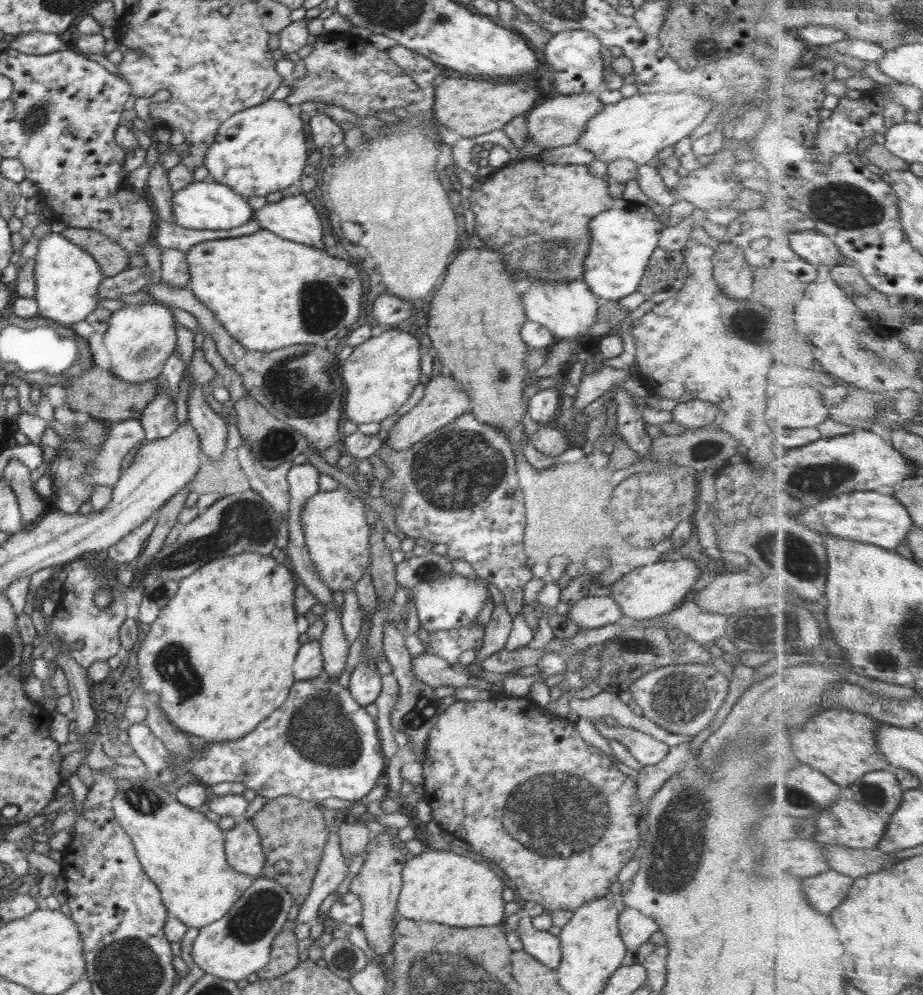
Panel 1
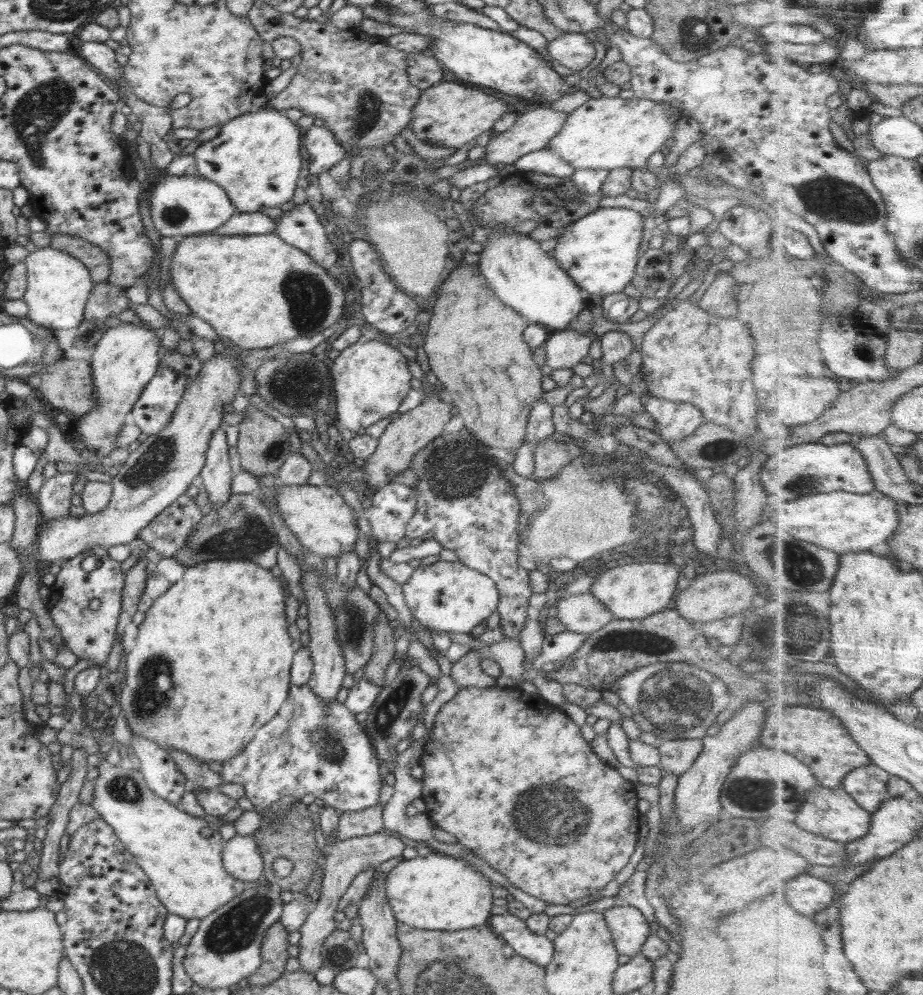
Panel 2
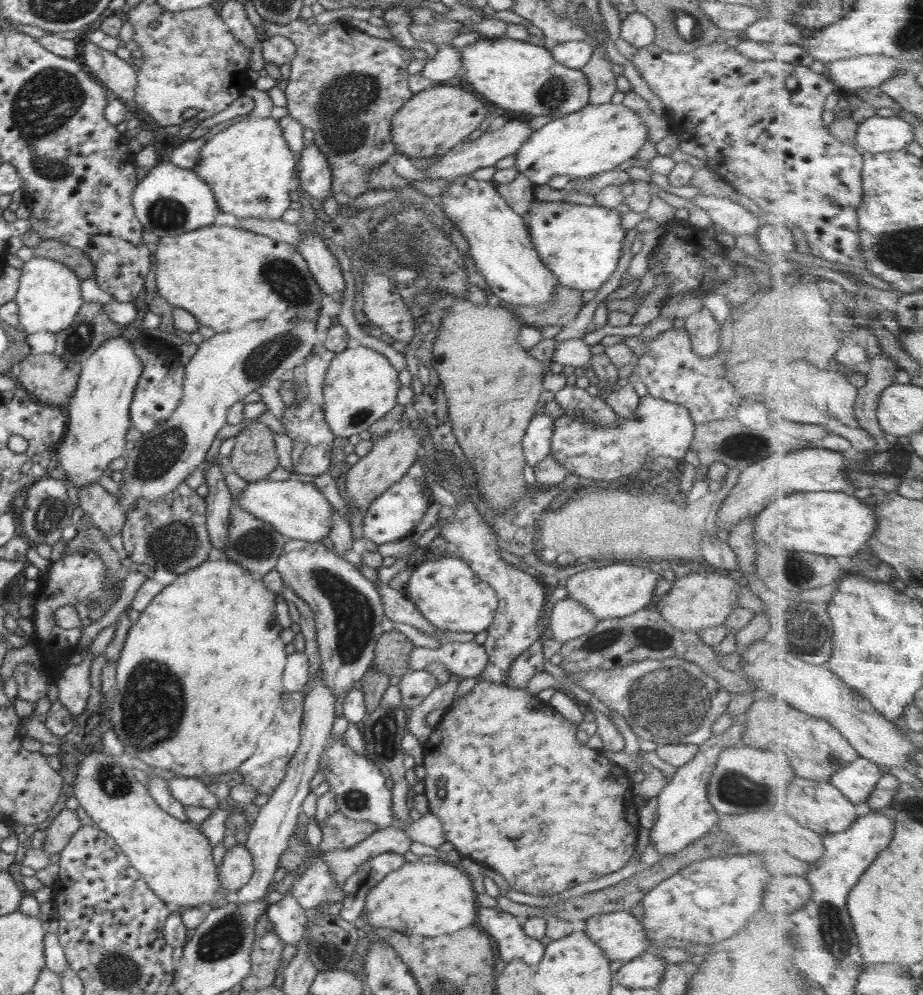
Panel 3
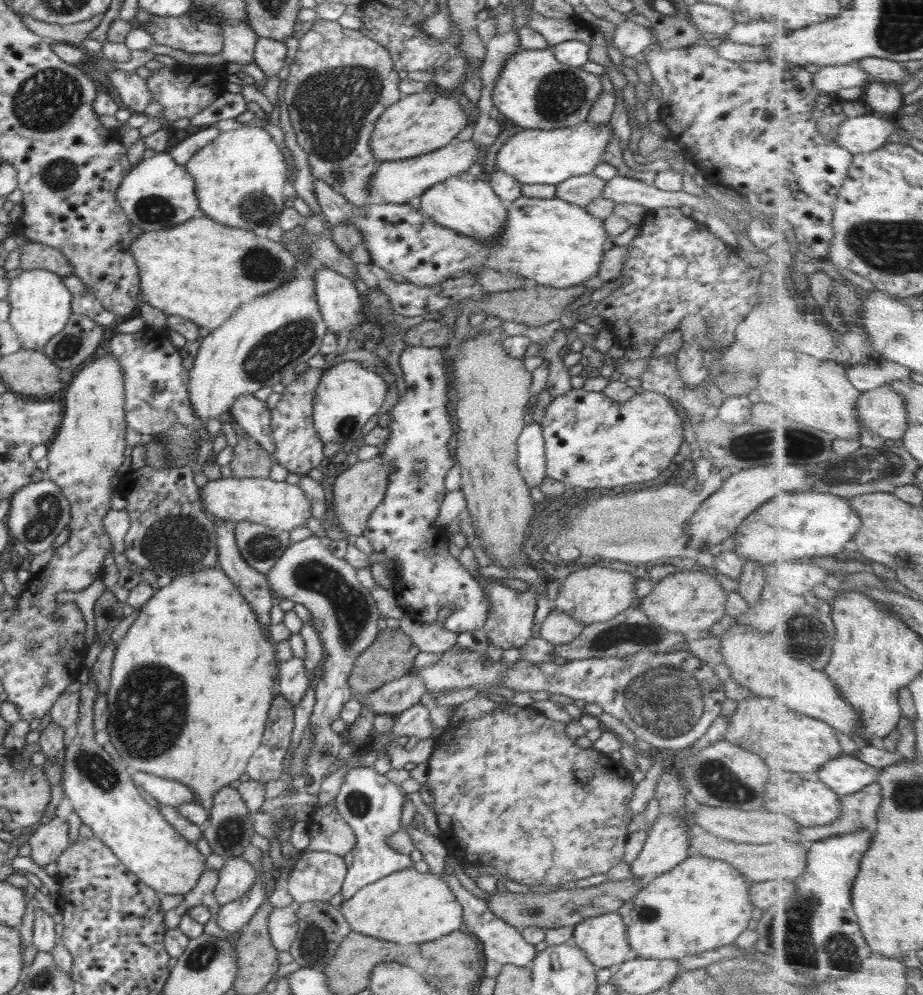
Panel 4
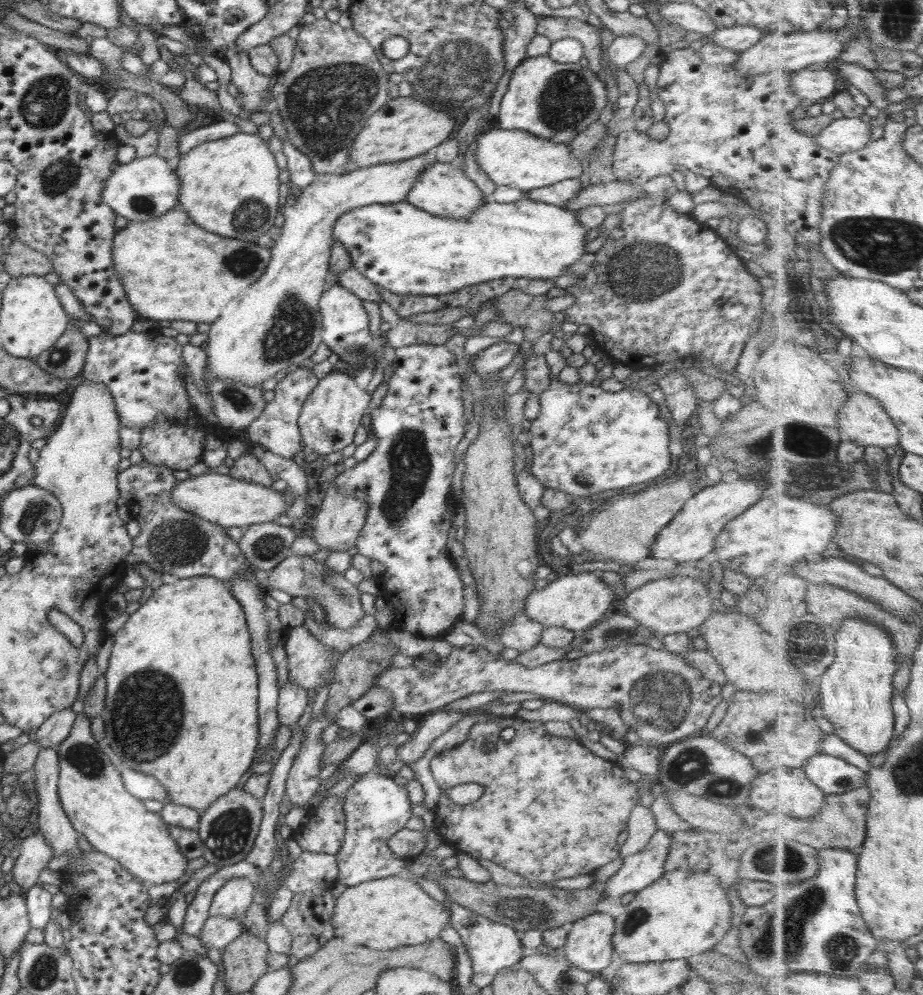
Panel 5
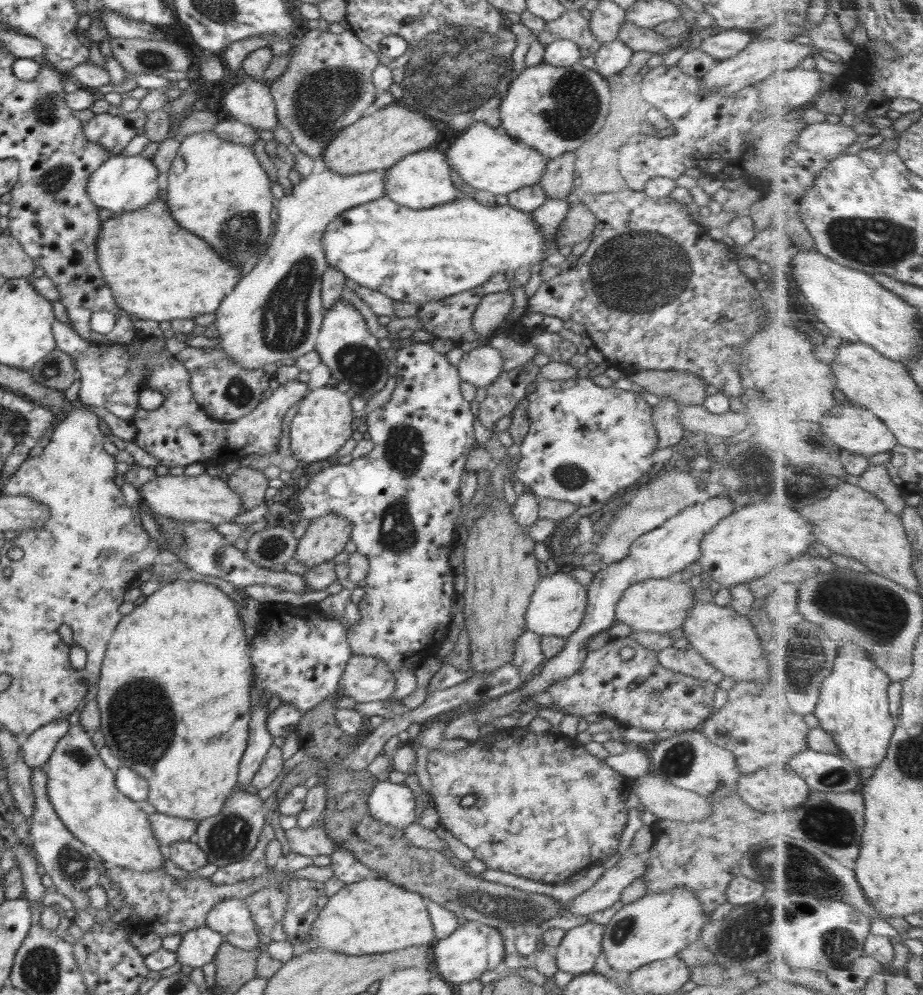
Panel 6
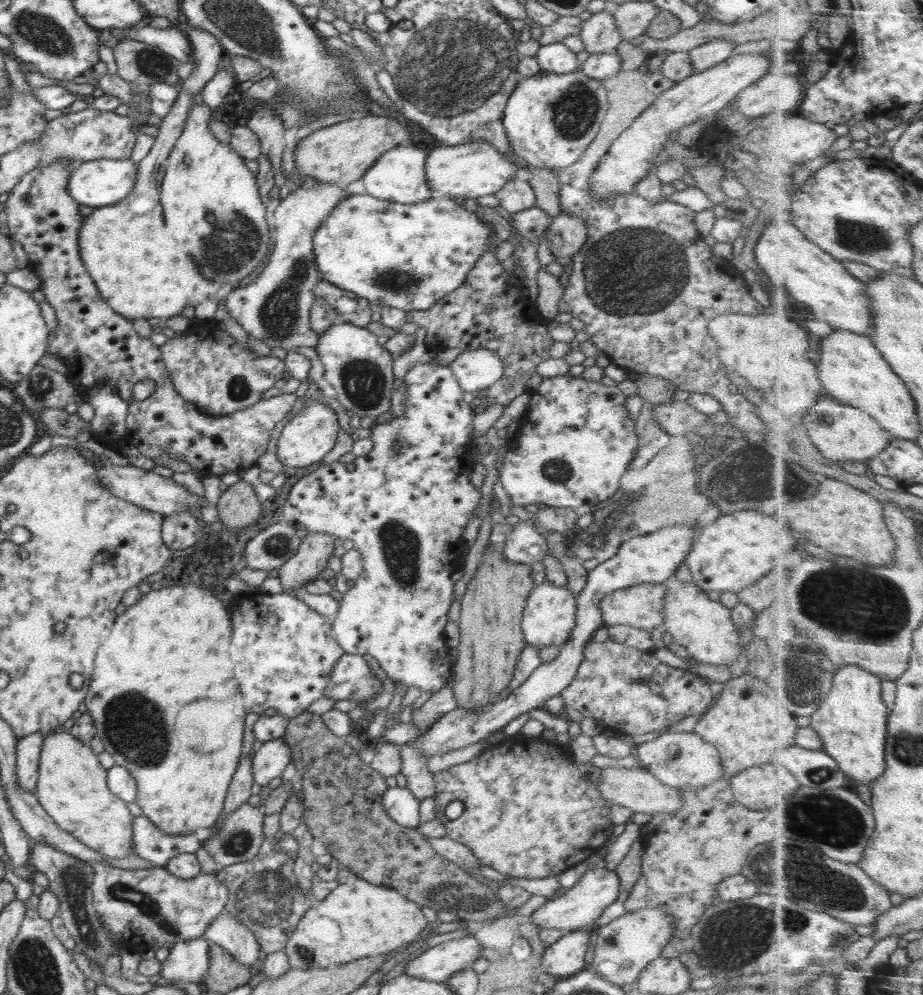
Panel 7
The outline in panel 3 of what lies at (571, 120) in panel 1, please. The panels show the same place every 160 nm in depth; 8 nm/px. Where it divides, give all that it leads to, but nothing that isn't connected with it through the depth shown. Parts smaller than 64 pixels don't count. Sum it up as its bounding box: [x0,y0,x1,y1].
[424,119,534,181]

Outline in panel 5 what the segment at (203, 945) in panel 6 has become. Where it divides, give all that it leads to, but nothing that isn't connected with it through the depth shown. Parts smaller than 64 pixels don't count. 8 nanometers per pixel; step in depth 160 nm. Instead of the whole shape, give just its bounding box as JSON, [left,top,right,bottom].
[197,916,245,950]

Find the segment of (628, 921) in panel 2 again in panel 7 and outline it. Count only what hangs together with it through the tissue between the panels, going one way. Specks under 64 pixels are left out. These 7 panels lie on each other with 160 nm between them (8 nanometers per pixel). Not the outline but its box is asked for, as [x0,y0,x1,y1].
[539,930,594,976]

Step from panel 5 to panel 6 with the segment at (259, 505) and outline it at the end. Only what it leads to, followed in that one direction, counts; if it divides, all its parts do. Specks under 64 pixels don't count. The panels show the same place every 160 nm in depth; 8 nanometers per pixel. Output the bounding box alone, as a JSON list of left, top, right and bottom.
[137,472,248,525]

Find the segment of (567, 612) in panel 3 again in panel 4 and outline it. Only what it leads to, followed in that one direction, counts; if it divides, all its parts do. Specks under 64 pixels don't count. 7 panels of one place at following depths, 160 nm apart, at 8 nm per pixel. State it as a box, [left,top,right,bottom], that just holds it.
[540,609,585,645]

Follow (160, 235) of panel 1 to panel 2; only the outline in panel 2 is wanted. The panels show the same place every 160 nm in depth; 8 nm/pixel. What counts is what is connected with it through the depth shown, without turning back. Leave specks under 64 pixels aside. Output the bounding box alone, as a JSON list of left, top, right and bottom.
[208,212,274,236]

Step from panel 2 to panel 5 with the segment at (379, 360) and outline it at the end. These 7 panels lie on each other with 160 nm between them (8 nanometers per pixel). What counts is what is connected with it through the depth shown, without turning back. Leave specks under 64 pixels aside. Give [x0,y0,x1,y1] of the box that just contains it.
[297,367,372,459]

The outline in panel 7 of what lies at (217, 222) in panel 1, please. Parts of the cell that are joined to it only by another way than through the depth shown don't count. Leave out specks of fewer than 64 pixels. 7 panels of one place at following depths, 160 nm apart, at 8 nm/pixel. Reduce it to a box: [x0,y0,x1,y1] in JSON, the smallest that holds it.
[68,158,138,207]

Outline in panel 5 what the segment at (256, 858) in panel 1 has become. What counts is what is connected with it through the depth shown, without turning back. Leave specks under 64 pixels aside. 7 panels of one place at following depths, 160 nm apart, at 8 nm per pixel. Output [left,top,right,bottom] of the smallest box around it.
[209,878,255,921]

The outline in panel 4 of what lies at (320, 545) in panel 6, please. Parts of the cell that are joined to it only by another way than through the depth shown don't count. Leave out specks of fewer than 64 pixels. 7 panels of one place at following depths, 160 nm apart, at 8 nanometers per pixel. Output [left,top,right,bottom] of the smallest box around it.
[332,454,395,539]

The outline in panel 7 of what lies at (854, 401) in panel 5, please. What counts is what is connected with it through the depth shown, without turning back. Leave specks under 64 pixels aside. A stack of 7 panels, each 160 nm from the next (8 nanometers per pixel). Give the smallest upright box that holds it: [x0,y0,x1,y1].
[804,395,896,462]

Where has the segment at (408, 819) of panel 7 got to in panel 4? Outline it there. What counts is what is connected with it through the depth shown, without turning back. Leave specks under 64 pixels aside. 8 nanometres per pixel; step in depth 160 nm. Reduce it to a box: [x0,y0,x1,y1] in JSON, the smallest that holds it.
[335,766,413,900]

